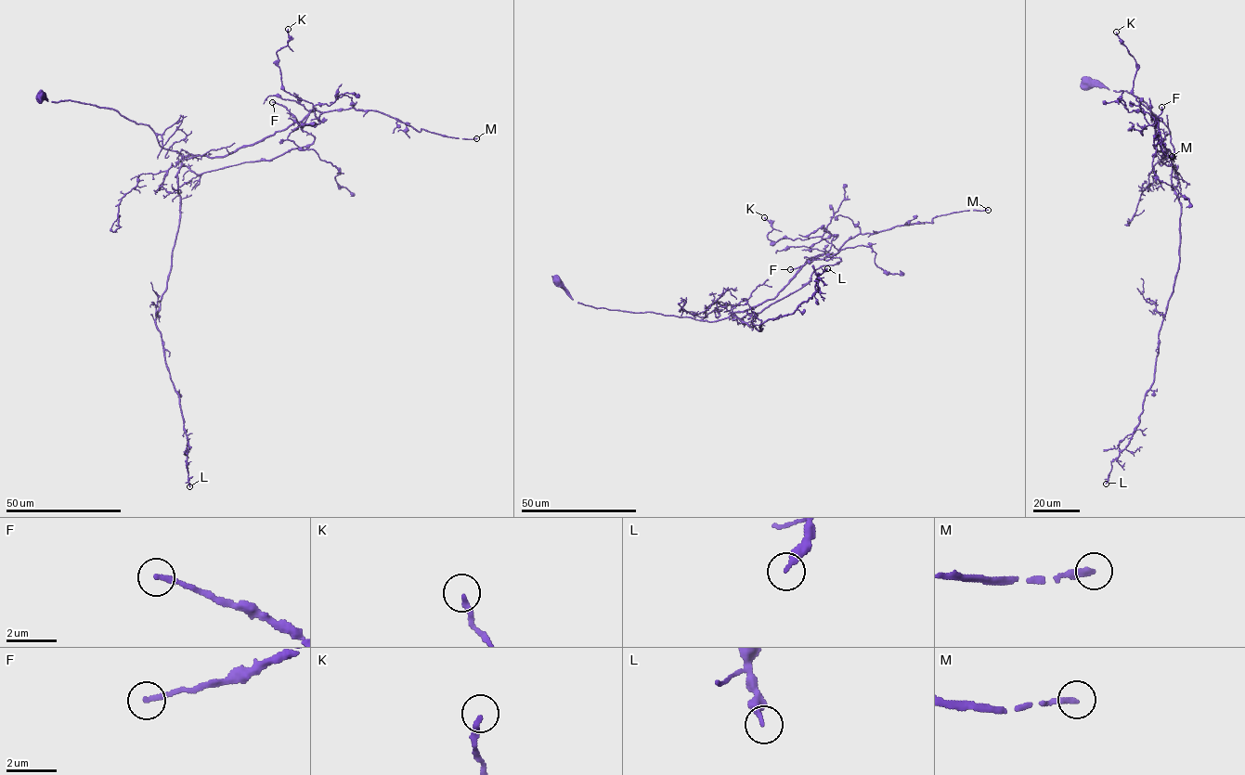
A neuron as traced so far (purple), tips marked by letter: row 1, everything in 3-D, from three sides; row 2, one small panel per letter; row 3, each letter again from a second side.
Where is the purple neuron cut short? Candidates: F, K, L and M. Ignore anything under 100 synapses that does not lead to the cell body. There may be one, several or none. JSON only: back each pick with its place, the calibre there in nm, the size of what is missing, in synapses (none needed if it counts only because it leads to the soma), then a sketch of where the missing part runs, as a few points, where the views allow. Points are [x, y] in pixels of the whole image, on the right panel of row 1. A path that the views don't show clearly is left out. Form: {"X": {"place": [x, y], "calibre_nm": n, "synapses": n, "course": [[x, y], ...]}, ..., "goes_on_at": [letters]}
{"M": {"place": [1172, 156], "calibre_nm": 260, "synapses": 170}, "goes_on_at": ["M"]}

